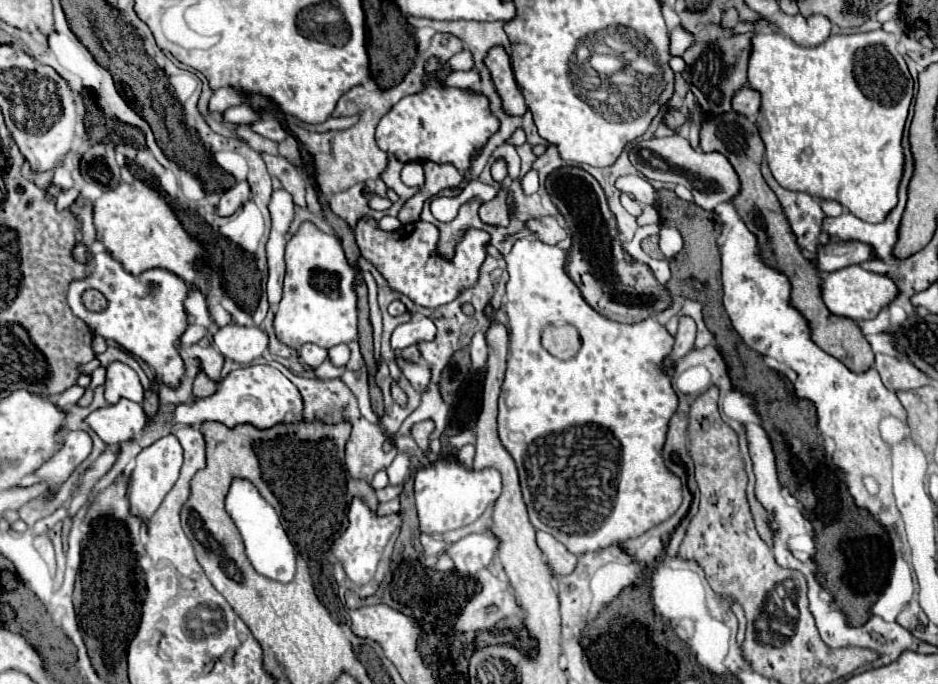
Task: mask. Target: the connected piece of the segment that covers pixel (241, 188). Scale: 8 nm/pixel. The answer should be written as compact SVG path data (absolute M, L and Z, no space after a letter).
M237 181L231 189L223 191L221 201L219 201L219 215L233 215L247 199L249 199L249 183L247 181Z

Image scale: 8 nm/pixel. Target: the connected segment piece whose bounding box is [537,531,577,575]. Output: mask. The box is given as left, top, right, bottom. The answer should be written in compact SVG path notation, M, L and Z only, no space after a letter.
M537 531L537 545L541 547L551 571L555 575L569 575L577 567L577 557L569 553L557 539L551 539L551 535Z

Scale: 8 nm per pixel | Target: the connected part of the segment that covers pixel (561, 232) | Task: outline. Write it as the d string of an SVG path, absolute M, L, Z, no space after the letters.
M553 217L529 219L525 227L527 227L529 233L535 235L535 239L539 239L541 243L547 243L547 245L557 245L559 241L563 241L567 237L567 231Z

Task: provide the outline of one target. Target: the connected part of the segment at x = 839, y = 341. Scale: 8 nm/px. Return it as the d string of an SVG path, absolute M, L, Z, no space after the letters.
M699 107L699 111L701 111L701 117L699 117L699 121L701 121L701 149L703 151L719 151L719 153L727 155L727 159L735 167L735 171L741 179L741 193L733 199L733 203L735 203L741 219L747 223L747 227L759 237L759 249L761 249L765 263L783 271L791 279L791 285L793 285L791 303L799 311L803 311L803 315L809 319L813 341L829 355L835 355L843 363L847 363L847 367L851 367L853 371L869 369L873 365L871 345L867 343L867 339L863 337L863 331L859 329L859 325L853 319L833 315L827 309L827 305L823 303L821 271L817 269L817 265L813 261L803 257L803 251L795 239L795 233L789 227L789 221L781 209L781 203L777 201L775 193L769 189L769 185L765 183L765 179L759 171L759 163L763 161L763 155L765 155L765 143L759 137L759 129L745 115L739 117L735 111L729 111L723 115L707 115L701 107Z

